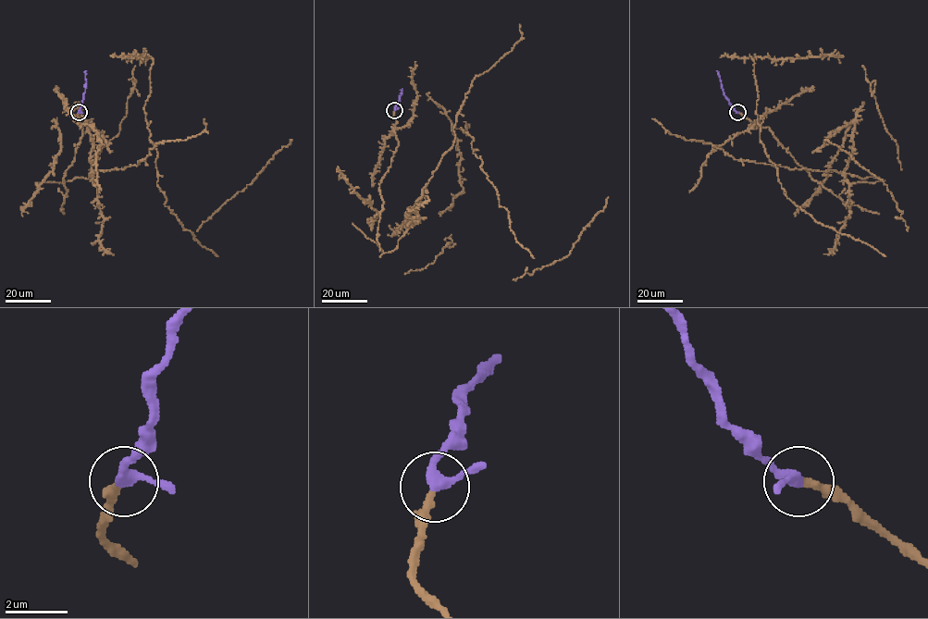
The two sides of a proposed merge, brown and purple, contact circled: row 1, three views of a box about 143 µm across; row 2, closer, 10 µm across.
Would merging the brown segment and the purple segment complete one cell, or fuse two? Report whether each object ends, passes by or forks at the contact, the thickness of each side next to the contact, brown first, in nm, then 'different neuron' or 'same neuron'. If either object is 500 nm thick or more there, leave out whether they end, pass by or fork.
brown ends; purple passes by; calibres 240 and 300 nm; same neuron

